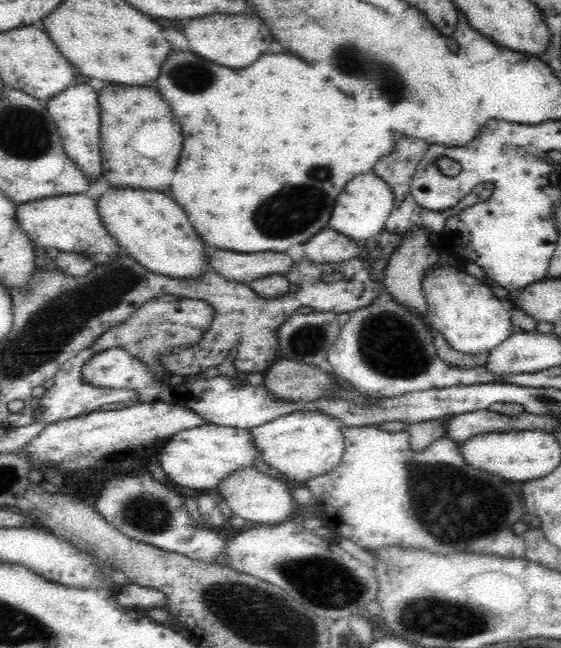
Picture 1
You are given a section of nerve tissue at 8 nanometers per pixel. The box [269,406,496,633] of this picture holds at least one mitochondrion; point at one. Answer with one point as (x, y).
(322, 580)

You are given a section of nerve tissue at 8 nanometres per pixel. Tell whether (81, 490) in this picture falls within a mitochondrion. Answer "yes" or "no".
no

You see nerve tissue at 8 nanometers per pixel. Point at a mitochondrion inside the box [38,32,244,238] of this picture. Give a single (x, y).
(188, 77)

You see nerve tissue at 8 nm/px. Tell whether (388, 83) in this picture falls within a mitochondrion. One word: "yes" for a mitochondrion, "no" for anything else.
yes

